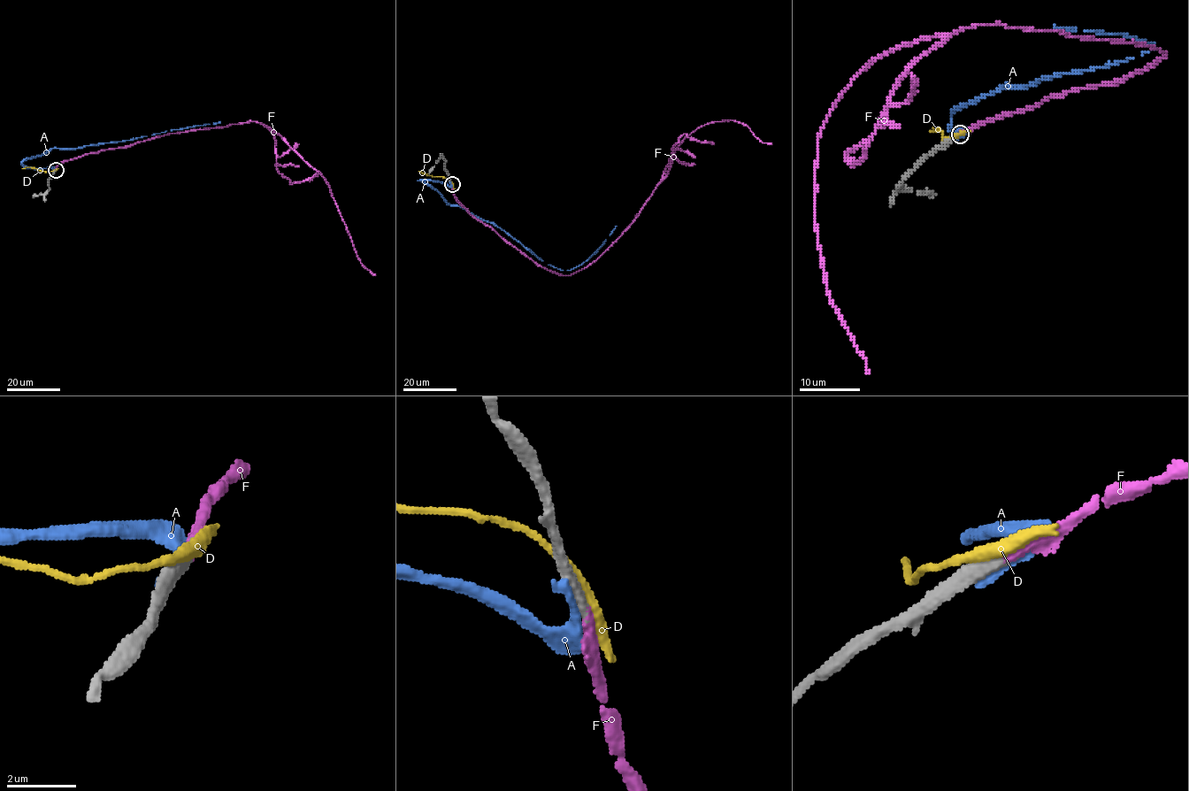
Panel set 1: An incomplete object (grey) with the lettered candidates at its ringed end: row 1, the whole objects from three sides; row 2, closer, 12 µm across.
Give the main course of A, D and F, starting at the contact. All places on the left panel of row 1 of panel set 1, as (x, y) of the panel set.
A: (54, 171), (52, 168), (26, 168), (21, 163), (53, 148), (78, 149), (219, 121)
D: (55, 170), (21, 168)
F: (56, 170), (60, 163), (82, 155), (165, 134), (257, 121), (276, 133), (325, 180), (361, 263), (375, 275)

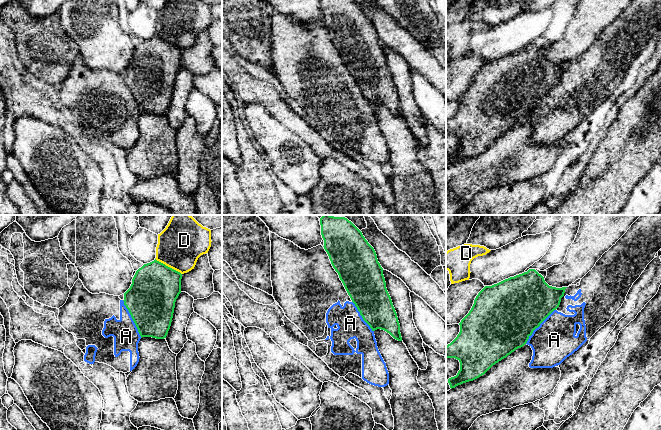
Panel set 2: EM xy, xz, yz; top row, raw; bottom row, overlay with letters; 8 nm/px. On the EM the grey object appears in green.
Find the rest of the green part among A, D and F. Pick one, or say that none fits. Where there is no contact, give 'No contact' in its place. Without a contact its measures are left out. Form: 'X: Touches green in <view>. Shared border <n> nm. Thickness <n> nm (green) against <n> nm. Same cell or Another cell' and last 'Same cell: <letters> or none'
A: Touches green in xy. Shared border 340 nm. Thickness 400 nm (green) against 200 nm. Another cell
D: Touches green in xy. Shared border 260 nm. Thickness 380 nm (green) against 360 nm. Another cell
F: No contact. Same cell
Same cell: F

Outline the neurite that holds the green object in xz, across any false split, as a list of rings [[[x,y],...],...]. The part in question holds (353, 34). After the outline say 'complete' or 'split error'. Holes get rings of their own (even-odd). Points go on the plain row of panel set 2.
[[[354,0],[320,1],[324,16],[323,23],[363,96],[372,107],[381,105],[394,115],[402,117],[397,89],[387,67],[383,44],[378,38],[374,24]]] | complete

